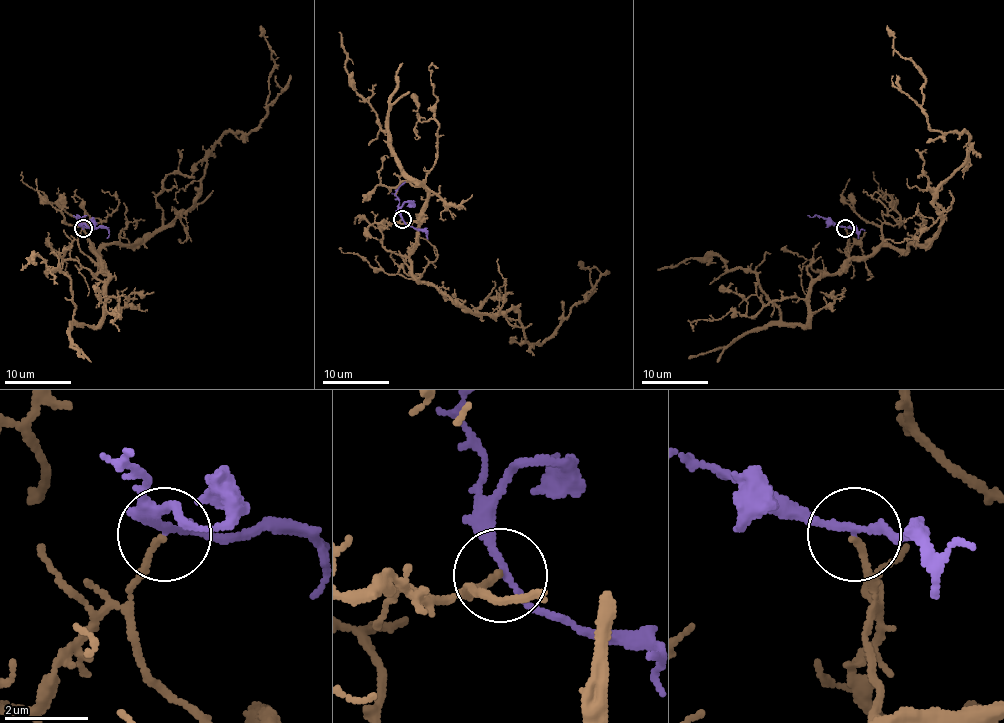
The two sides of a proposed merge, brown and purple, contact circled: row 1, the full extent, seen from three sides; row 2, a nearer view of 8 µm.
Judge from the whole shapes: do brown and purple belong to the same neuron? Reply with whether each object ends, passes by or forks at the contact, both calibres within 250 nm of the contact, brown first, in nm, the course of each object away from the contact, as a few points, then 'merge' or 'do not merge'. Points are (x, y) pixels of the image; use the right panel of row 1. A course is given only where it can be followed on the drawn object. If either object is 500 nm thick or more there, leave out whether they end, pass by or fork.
brown ends | purple passes by | 140/160 nm | brown via (845, 227), (846, 263), (925, 244), (935, 191), (967, 155), (965, 132), (933, 130), (925, 75), (886, 25) | purple via (845, 227), (808, 216) | merge

